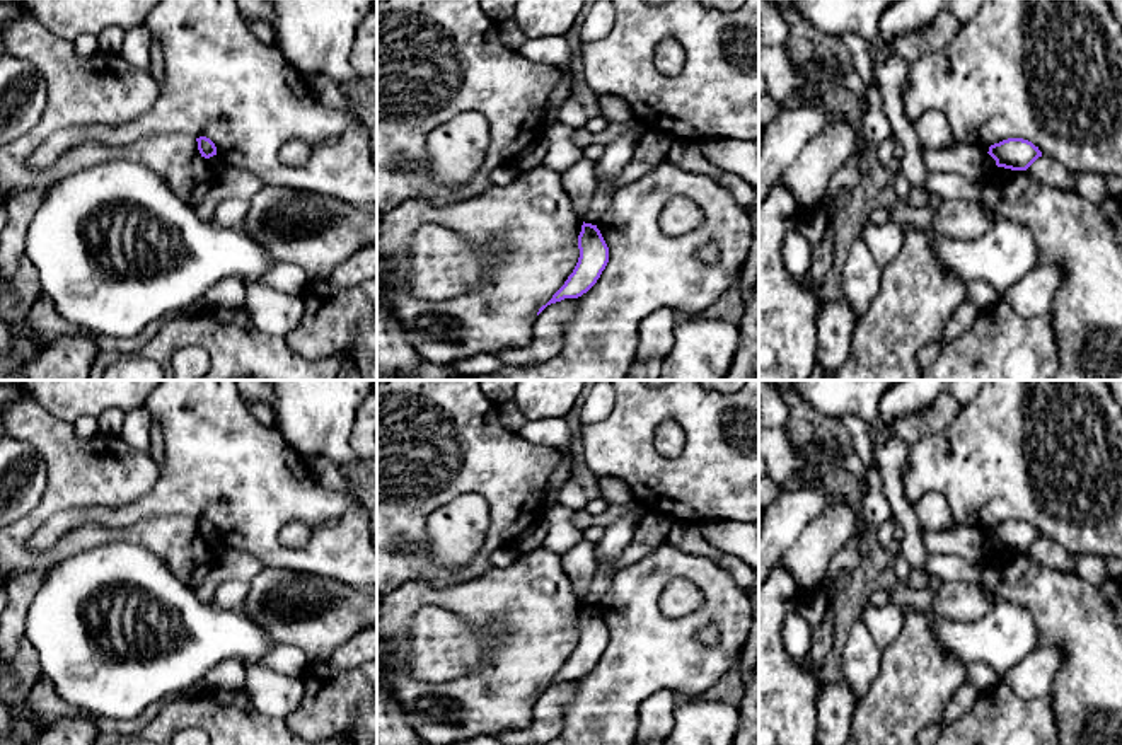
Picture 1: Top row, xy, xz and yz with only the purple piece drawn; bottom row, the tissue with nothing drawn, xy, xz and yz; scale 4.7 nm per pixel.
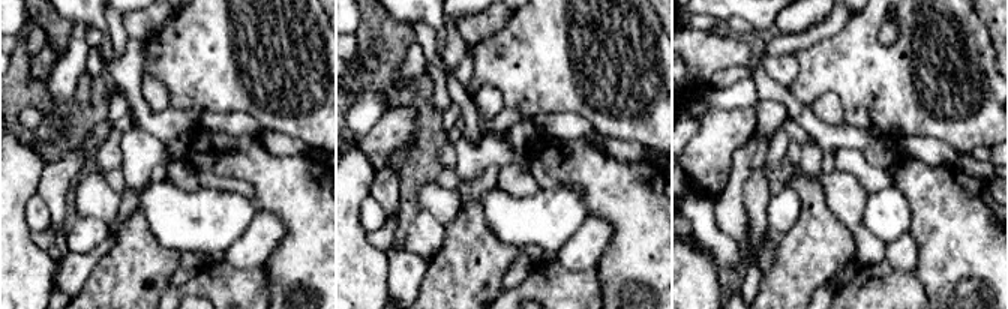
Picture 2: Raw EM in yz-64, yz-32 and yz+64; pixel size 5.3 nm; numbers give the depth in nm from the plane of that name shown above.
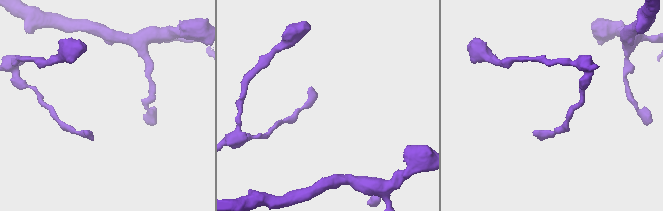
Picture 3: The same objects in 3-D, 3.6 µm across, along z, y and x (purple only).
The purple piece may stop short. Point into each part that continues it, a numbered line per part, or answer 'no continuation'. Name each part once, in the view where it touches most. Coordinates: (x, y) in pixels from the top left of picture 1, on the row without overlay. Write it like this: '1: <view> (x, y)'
no continuation

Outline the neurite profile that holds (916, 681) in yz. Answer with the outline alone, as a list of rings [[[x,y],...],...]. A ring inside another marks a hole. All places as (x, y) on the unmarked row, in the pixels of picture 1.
[[[907,610],[902,632],[882,650],[880,672],[858,701],[844,745],[917,745],[924,728],[943,723],[946,704],[967,680],[967,667],[938,644],[929,612]]]

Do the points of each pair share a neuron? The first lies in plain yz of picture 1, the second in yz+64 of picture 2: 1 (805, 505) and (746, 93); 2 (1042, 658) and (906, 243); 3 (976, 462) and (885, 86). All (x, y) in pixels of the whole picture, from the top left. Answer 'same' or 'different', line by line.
1: same
2: same
3: same

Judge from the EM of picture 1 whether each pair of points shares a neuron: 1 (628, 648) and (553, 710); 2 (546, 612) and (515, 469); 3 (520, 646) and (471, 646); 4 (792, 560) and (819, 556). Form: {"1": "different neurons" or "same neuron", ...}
{"1": "different neurons", "2": "different neurons", "3": "different neurons", "4": "same neuron"}

